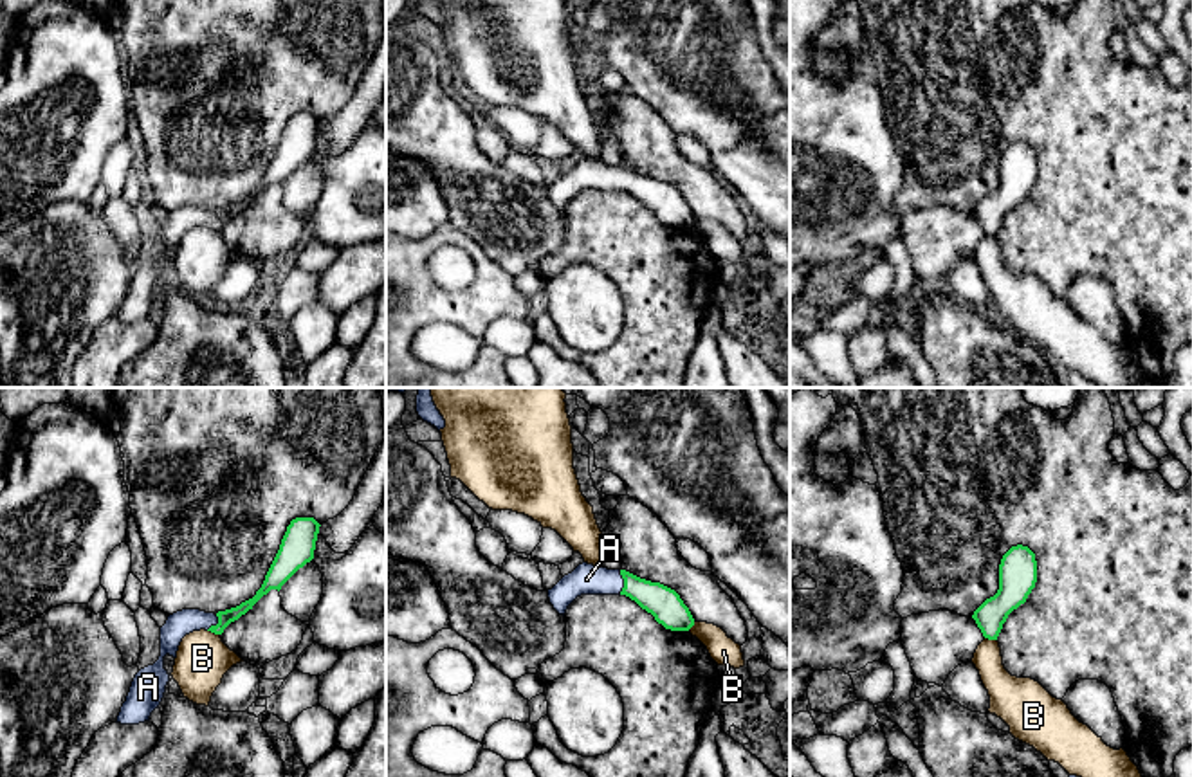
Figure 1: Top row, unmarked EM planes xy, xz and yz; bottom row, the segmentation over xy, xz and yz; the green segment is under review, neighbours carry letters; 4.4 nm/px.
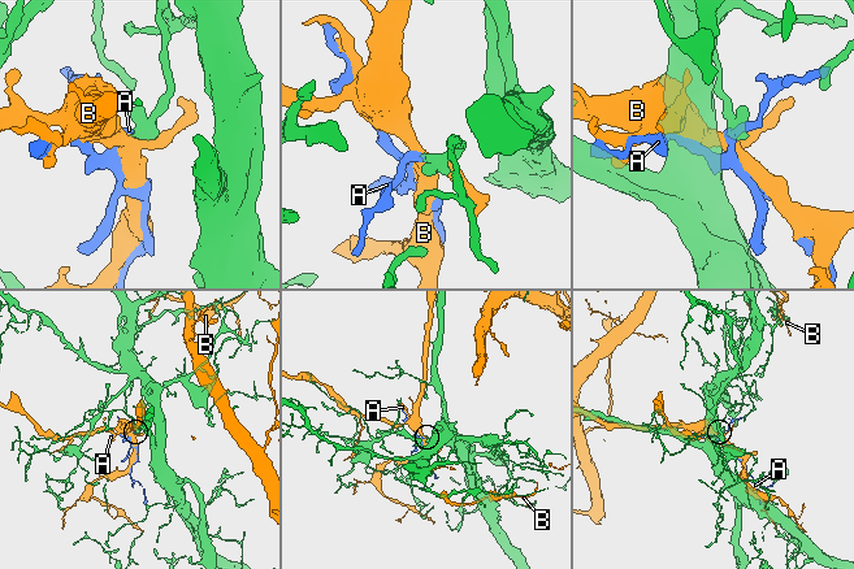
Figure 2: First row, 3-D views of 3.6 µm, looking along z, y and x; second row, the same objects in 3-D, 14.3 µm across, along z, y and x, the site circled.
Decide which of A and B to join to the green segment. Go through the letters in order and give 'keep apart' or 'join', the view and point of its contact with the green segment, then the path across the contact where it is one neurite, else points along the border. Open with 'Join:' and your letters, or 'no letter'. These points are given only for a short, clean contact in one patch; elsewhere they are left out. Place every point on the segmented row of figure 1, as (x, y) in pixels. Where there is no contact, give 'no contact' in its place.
Join: A
A: join; contact xz (624, 583); way xz (662, 603), (624, 583), (586, 579)
B: keep apart; contact xy (213, 631)

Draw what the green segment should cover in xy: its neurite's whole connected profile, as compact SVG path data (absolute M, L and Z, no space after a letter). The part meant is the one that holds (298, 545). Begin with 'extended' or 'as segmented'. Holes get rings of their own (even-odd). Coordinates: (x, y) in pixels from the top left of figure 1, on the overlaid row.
extended; M296 517L290 521L265 580L252 599L236 608L218 611L216 615L200 609L182 609L170 615L160 627L160 656L153 665L135 674L115 723L139 725L150 721L170 681L170 674L164 669L164 656L170 654L177 658L182 638L193 631L206 629L222 635L231 622L252 609L263 595L270 590L280 591L299 568L314 559L319 526L321 525L314 517Z

